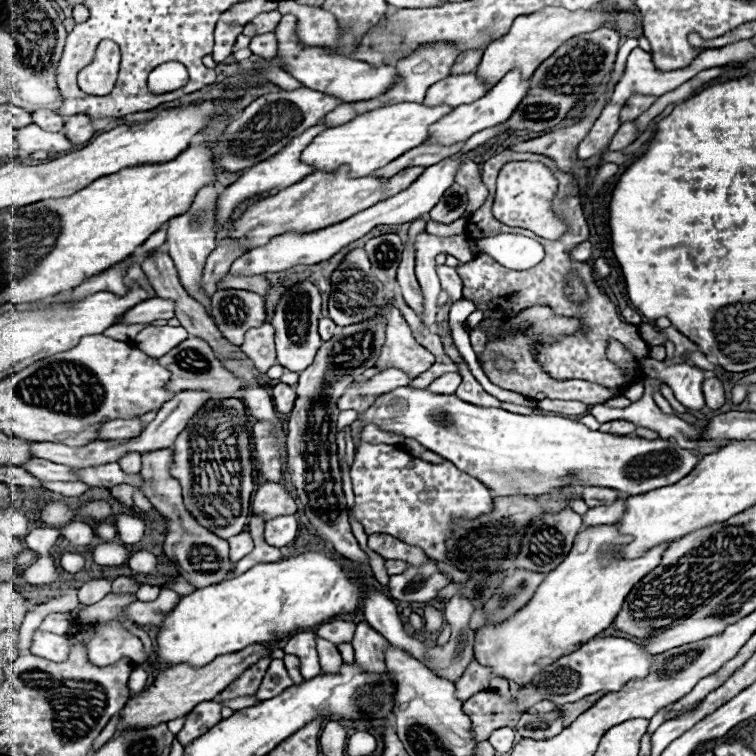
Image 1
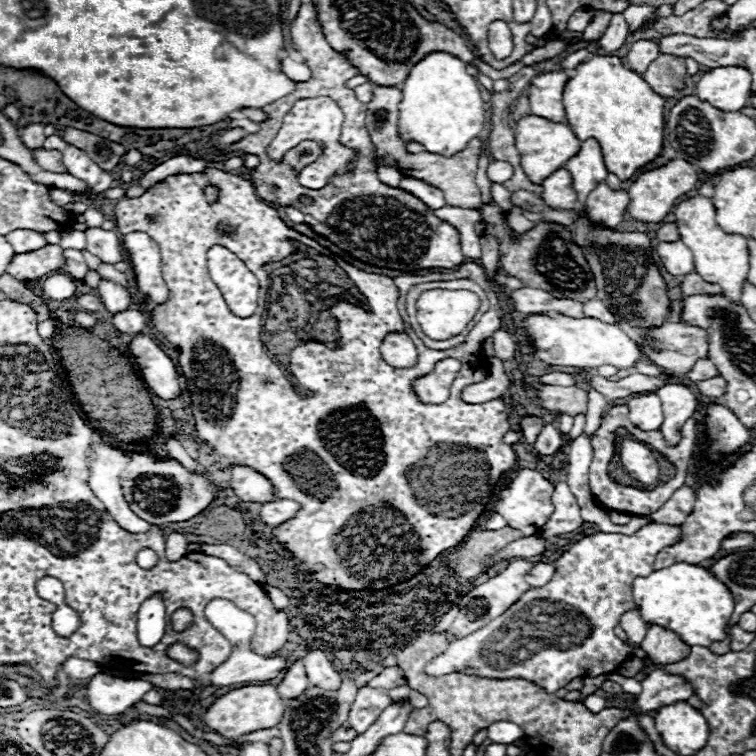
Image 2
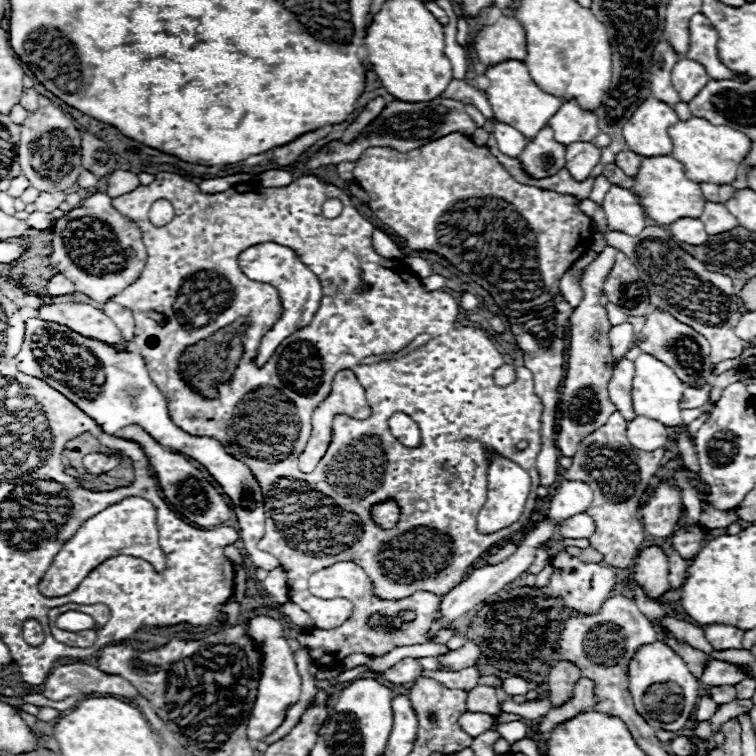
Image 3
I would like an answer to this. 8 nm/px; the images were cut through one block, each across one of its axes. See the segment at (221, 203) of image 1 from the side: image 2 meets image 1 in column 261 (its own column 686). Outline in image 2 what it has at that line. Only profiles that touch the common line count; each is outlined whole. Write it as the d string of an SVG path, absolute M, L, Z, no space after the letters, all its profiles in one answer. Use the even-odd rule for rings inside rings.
M672 160L660 168L654 170L646 170L642 172L630 186L628 196L630 196L630 204L628 204L628 212L632 218L644 222L644 224L658 224L666 218L666 214L672 210L672 206L676 204L676 200L694 190L698 184L698 174L696 168L692 164L688 164L686 160Z

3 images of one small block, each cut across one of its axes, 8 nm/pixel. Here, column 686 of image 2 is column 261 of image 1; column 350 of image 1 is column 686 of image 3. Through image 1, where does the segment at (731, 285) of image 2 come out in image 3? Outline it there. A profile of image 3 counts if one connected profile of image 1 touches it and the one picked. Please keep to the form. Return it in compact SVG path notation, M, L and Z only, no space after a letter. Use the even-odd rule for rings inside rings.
M652 156L652 158L642 158L638 174L634 176L634 186L632 192L638 196L640 206L644 208L646 216L656 220L658 224L672 224L678 218L700 218L702 208L704 208L704 196L702 190L696 182L688 180L684 176L682 164L674 160L672 156Z

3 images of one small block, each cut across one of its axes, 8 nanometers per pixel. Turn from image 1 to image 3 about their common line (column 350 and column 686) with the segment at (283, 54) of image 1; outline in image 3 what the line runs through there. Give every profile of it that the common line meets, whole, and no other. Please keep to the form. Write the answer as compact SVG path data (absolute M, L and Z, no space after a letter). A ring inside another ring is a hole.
M680 58L674 64L672 72L674 72L674 88L684 102L690 102L700 92L700 88L704 88L710 80L704 66L688 58Z

